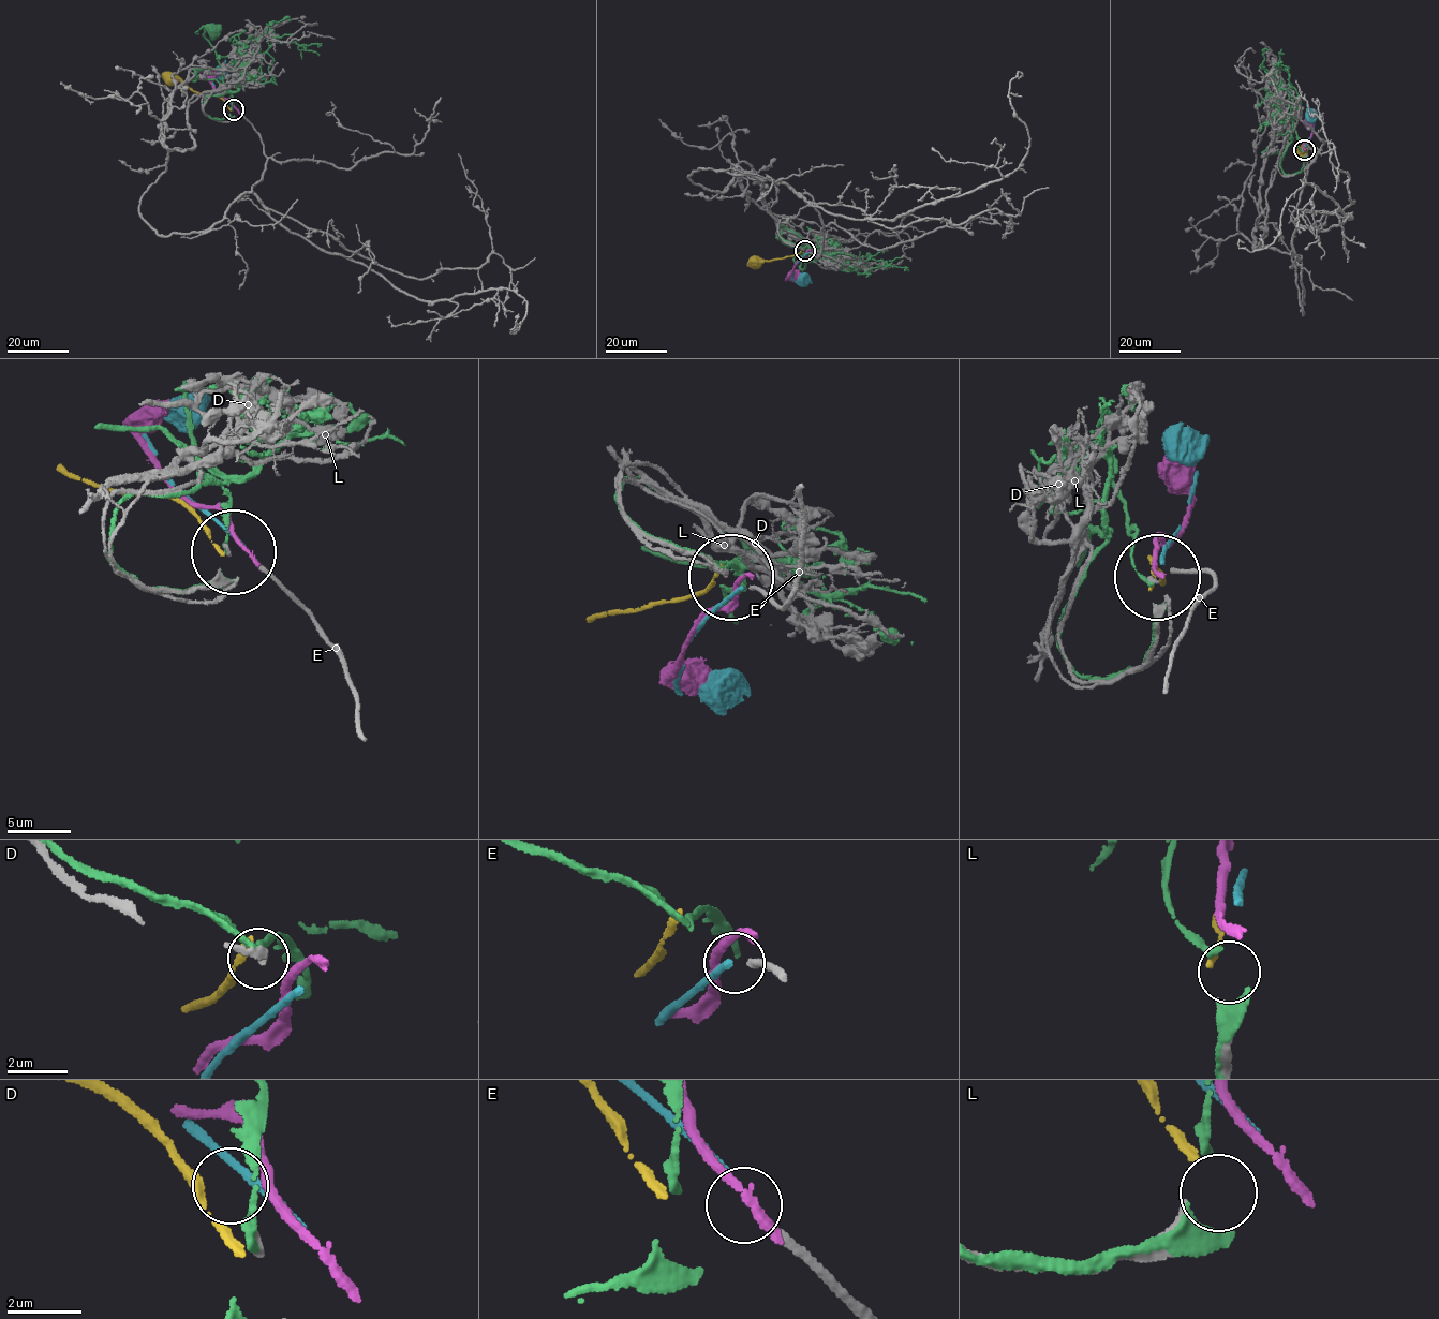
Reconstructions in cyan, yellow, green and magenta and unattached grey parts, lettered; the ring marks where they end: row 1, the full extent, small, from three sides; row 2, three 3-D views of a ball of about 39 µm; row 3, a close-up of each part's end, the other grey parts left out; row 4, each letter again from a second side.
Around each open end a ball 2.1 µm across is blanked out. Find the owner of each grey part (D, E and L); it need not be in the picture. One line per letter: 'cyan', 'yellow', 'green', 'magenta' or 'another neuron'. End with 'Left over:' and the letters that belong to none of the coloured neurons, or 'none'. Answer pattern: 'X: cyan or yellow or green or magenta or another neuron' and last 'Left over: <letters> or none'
D: another neuron
E: another neuron
L: another neuron
Left over: D, E, L

